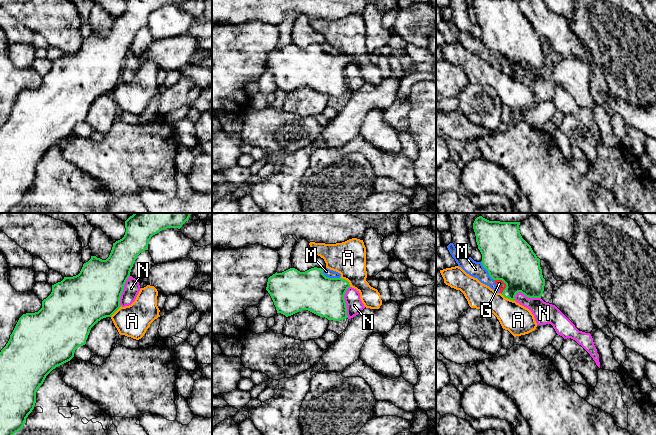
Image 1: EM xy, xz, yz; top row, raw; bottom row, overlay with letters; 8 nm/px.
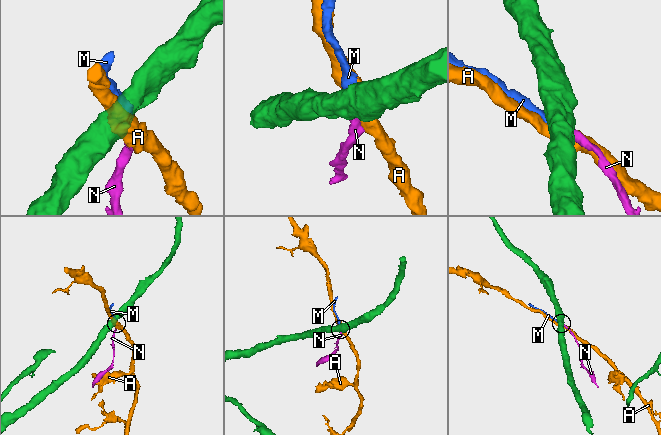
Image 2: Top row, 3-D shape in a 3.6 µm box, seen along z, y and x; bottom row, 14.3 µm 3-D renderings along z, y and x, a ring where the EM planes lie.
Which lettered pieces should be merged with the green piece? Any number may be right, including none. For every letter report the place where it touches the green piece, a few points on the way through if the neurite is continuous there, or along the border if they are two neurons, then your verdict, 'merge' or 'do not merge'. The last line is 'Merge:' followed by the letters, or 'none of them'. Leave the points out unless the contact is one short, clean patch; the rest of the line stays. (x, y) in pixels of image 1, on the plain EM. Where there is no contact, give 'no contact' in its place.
A: meets green in xz at (346, 56); border along xz (340, 53), (344, 54), (350, 62); do not merge
G: meets green in yz at (504, 58); border along yz (494, 55), (500, 55), (505, 60), (502, 69); do not merge
M: meets green in xz at (328, 53); border along xz (322, 45), (326, 52), (339, 54); do not merge
N: meets green in xz at (345, 78); border along xz (349, 62), (344, 71), (346, 93); do not merge
Merge: none of them

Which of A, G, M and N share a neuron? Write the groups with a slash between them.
A / G M N

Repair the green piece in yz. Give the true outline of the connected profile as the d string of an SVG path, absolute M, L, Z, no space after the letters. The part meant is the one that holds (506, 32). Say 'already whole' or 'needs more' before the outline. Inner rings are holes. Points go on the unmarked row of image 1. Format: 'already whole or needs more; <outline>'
already whole; M473 0L478 25L482 30L482 41L493 56L502 56L506 60L502 71L515 77L515 72L521 68L528 74L541 74L545 55L540 43L540 35L533 28L531 22L522 14L519 6L520 0Z

